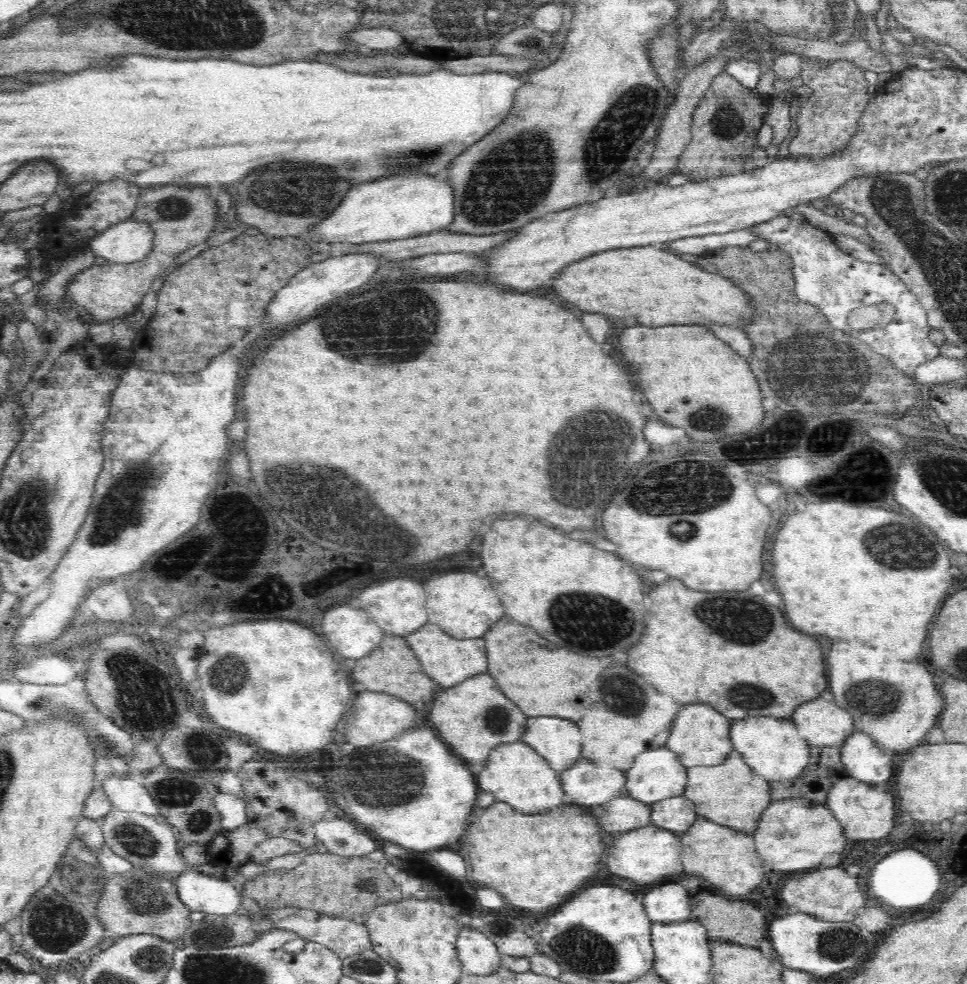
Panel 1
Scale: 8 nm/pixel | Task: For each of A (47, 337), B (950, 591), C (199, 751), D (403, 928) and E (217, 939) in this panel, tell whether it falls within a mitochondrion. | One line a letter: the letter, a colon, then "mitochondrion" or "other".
A: other
B: other
C: mitochondrion
D: other
E: mitochondrion

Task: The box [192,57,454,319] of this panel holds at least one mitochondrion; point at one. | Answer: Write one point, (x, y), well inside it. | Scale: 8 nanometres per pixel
(280, 192)

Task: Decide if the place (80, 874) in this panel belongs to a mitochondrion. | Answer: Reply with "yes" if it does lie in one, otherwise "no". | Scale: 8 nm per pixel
yes

